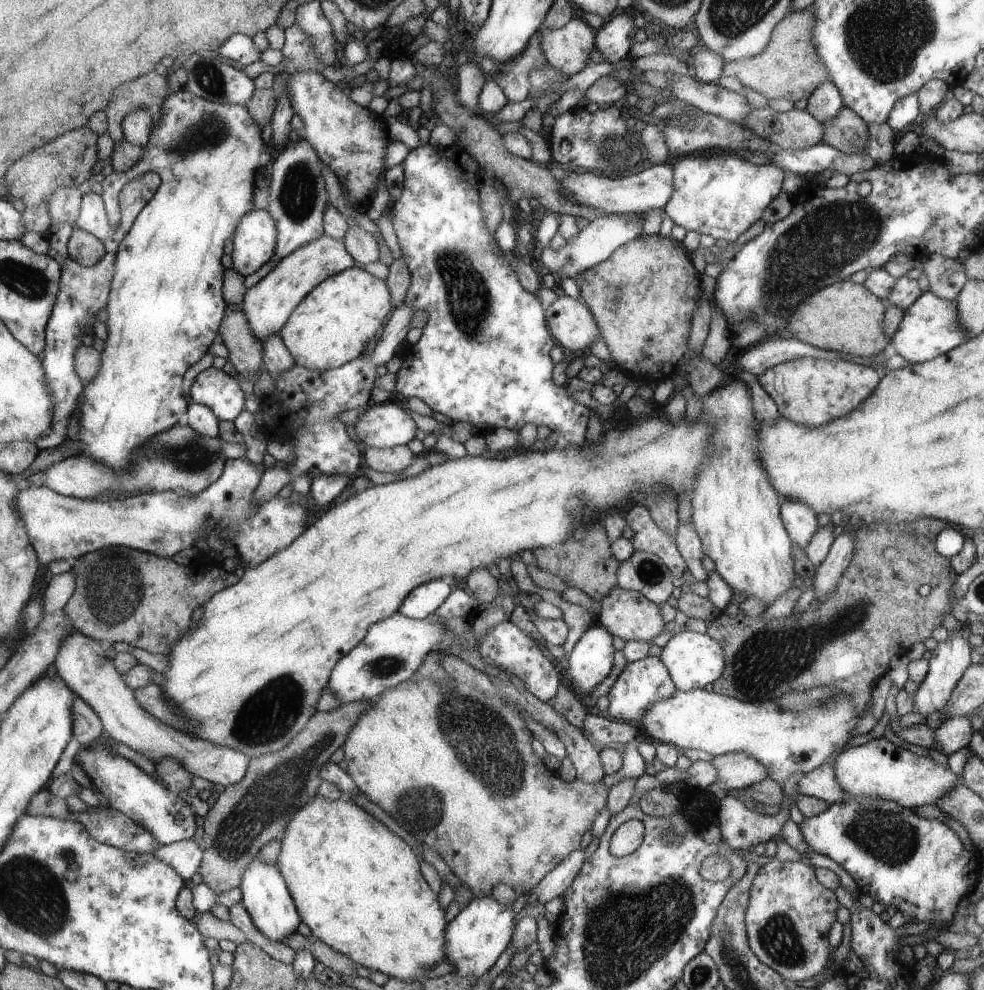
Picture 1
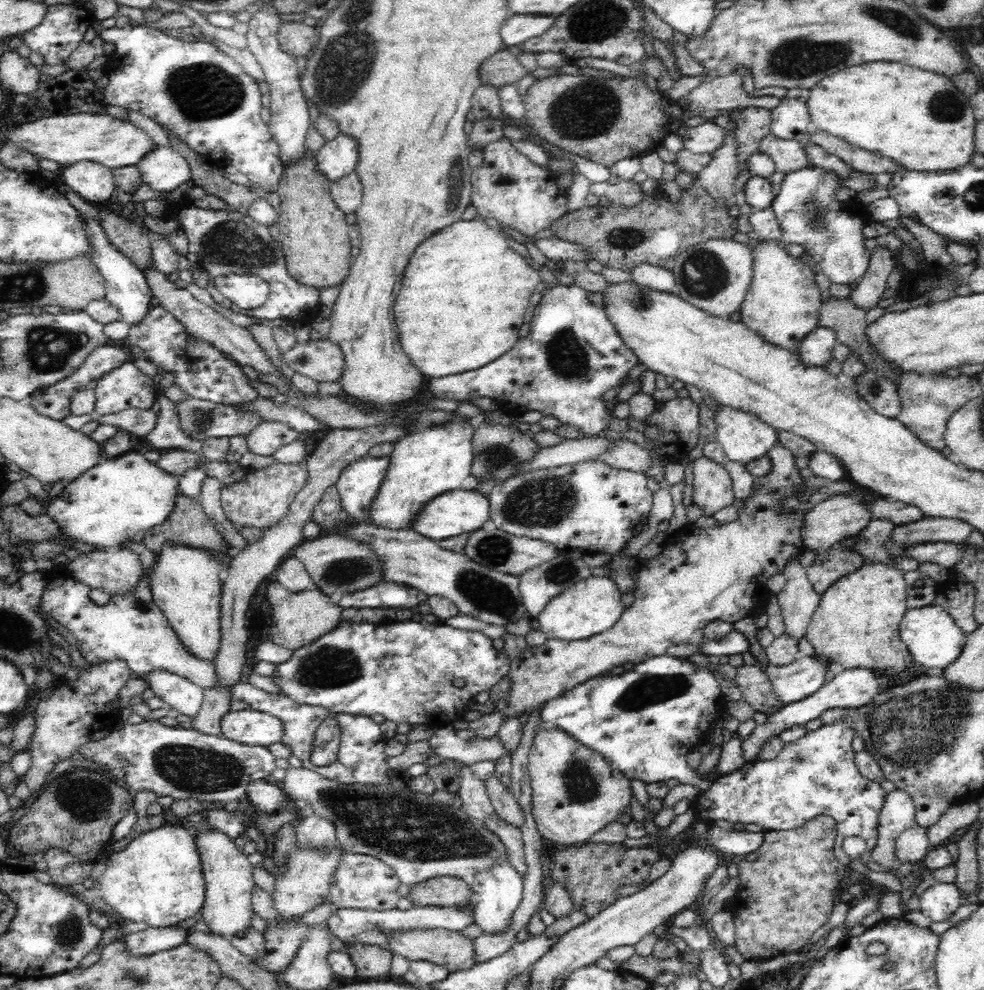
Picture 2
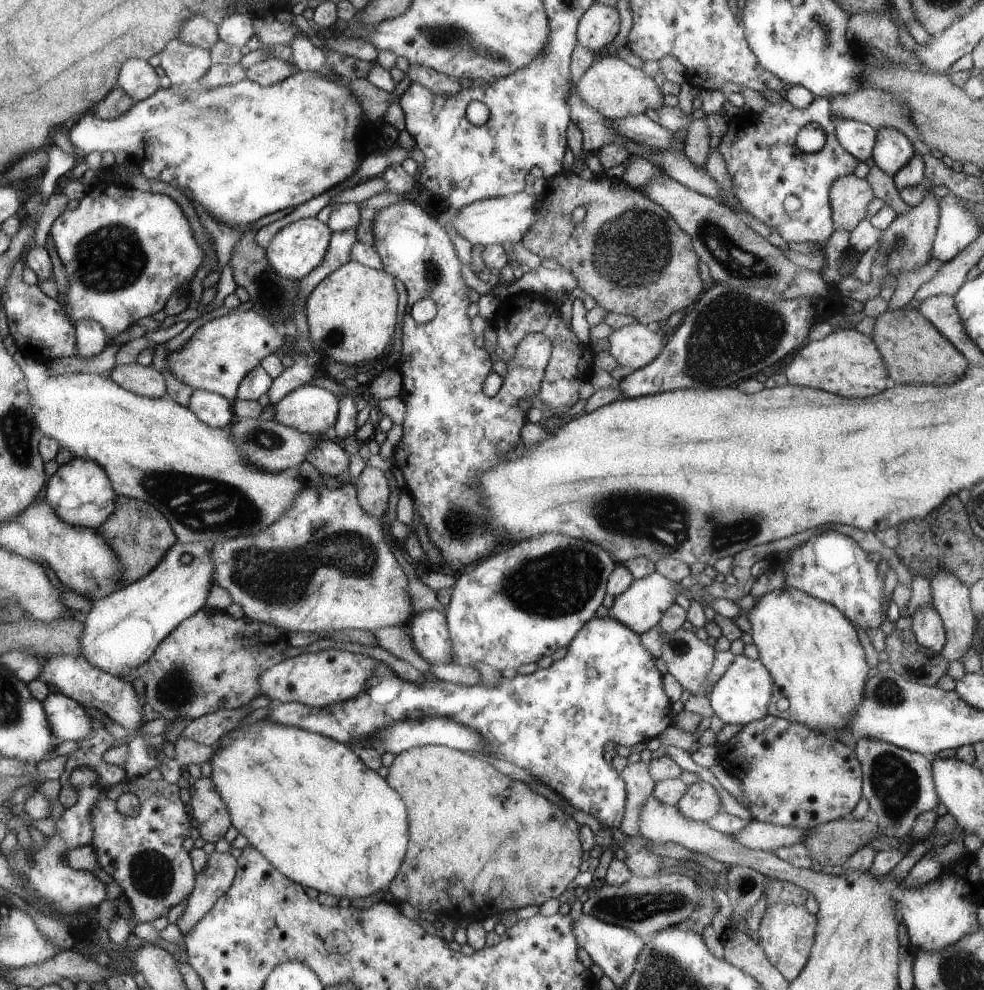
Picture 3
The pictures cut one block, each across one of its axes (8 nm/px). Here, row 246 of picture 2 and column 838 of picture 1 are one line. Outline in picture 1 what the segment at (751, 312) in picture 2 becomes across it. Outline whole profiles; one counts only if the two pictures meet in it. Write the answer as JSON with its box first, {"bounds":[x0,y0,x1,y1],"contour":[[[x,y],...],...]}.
{"bounds":[833,738,961,809],"contour":[[[875,738],[863,745],[848,748],[836,757],[833,769],[837,783],[848,795],[892,800],[907,809],[935,804],[961,782],[950,768],[944,768],[930,757],[916,755],[883,738]]]}

